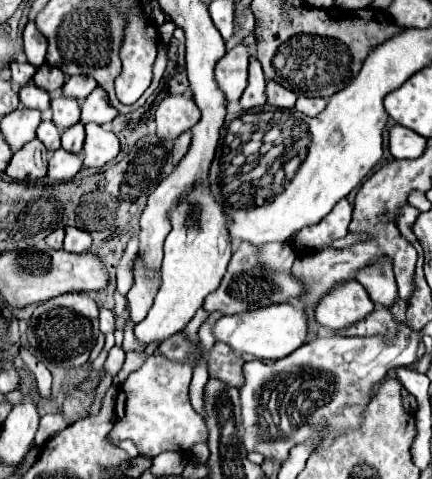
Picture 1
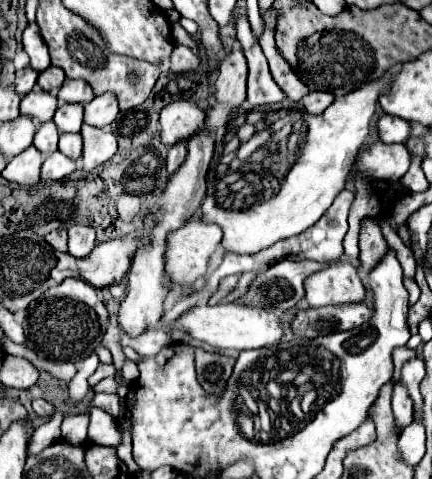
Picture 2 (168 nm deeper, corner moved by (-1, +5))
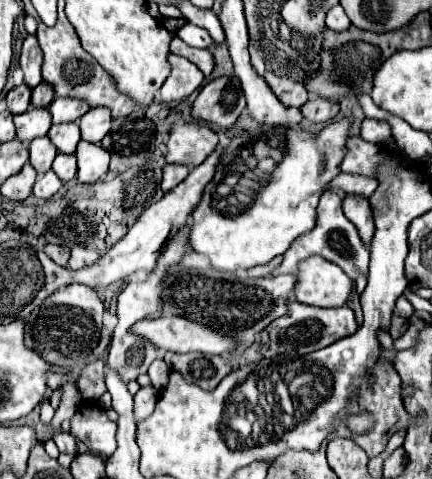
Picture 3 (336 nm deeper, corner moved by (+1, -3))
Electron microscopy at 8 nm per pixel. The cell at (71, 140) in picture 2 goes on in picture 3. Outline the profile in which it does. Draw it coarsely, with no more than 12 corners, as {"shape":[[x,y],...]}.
{"shape":[[59,152],[53,170],[63,182],[77,174],[75,154]]}

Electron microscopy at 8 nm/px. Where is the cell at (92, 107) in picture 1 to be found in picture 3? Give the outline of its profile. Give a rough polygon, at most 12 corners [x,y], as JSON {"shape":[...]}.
{"shape":[[109,108],[81,116],[81,140],[101,142],[111,128]]}

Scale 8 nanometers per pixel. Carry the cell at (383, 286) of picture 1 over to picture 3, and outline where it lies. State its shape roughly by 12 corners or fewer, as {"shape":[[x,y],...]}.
{"shape":[[347,194],[343,212],[369,246],[375,232],[365,198]]}

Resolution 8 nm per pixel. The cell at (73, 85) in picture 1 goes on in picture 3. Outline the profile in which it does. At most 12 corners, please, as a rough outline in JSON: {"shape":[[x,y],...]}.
{"shape":[[55,98],[53,124],[79,120],[89,110],[85,100]]}

